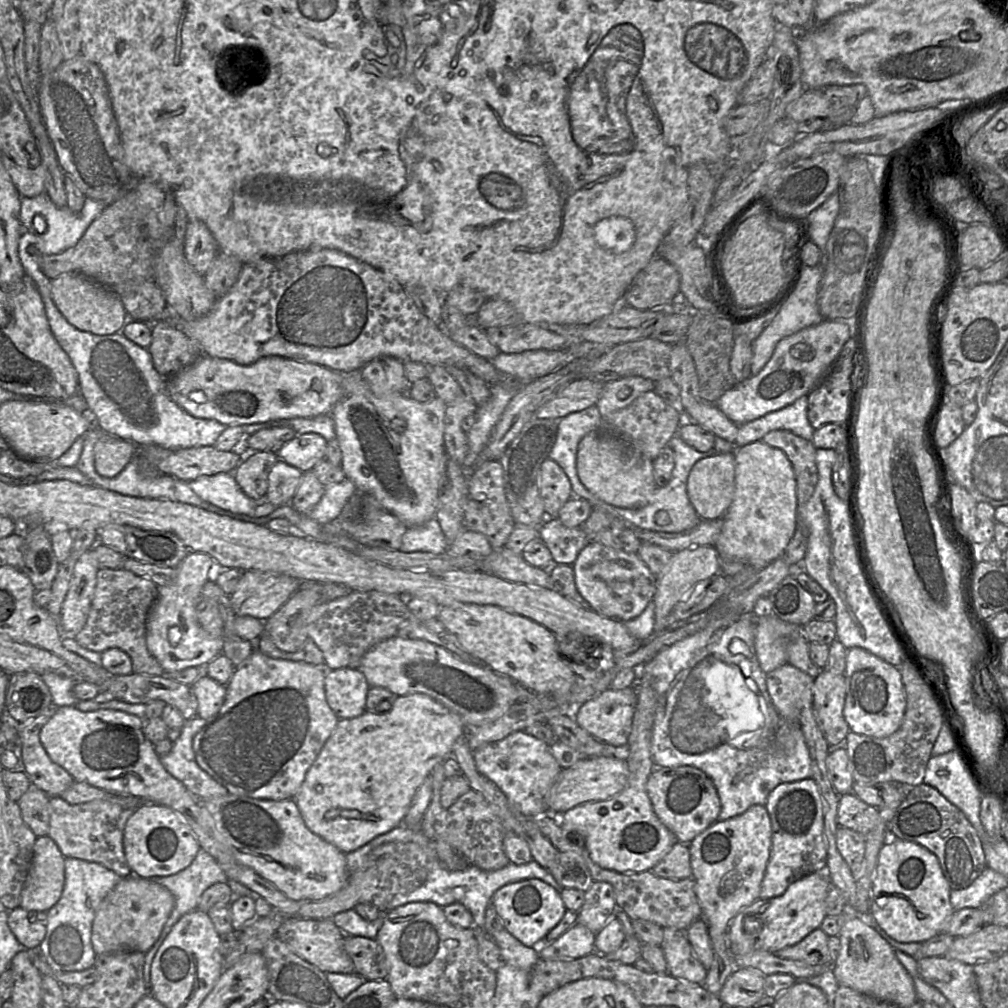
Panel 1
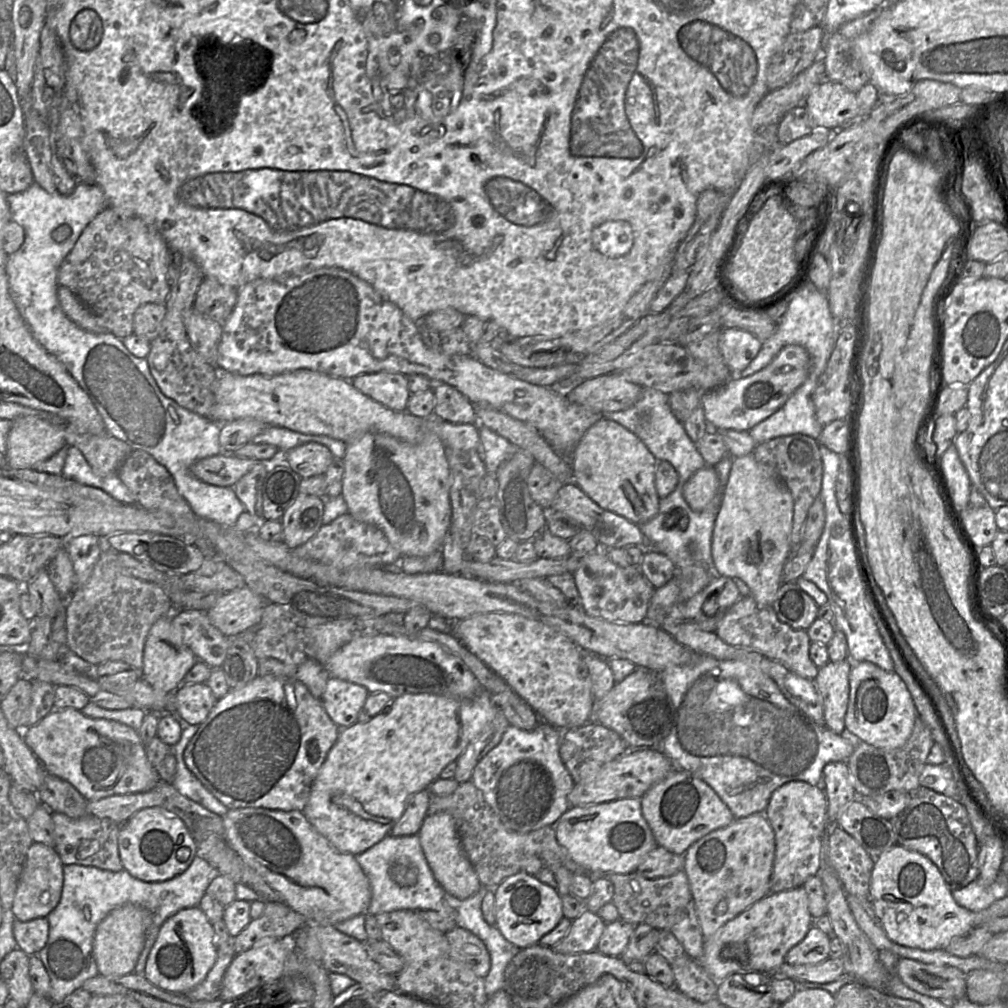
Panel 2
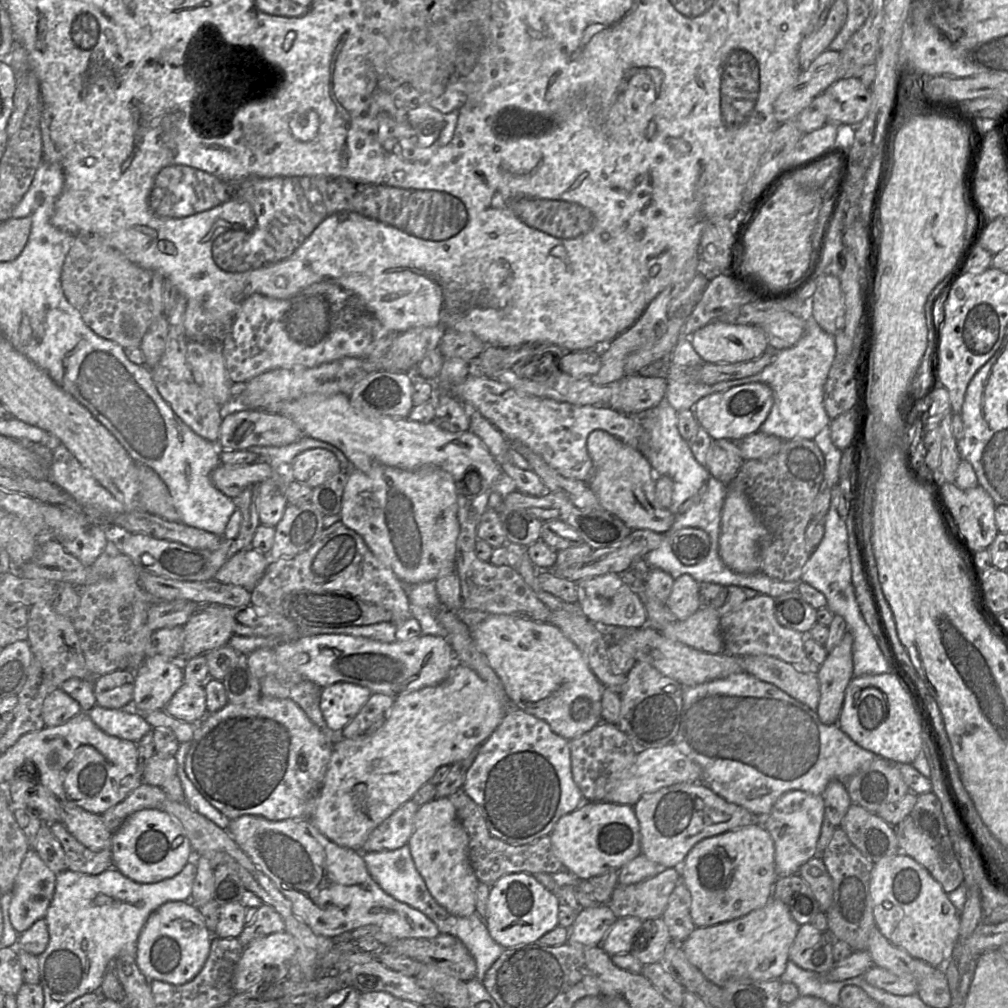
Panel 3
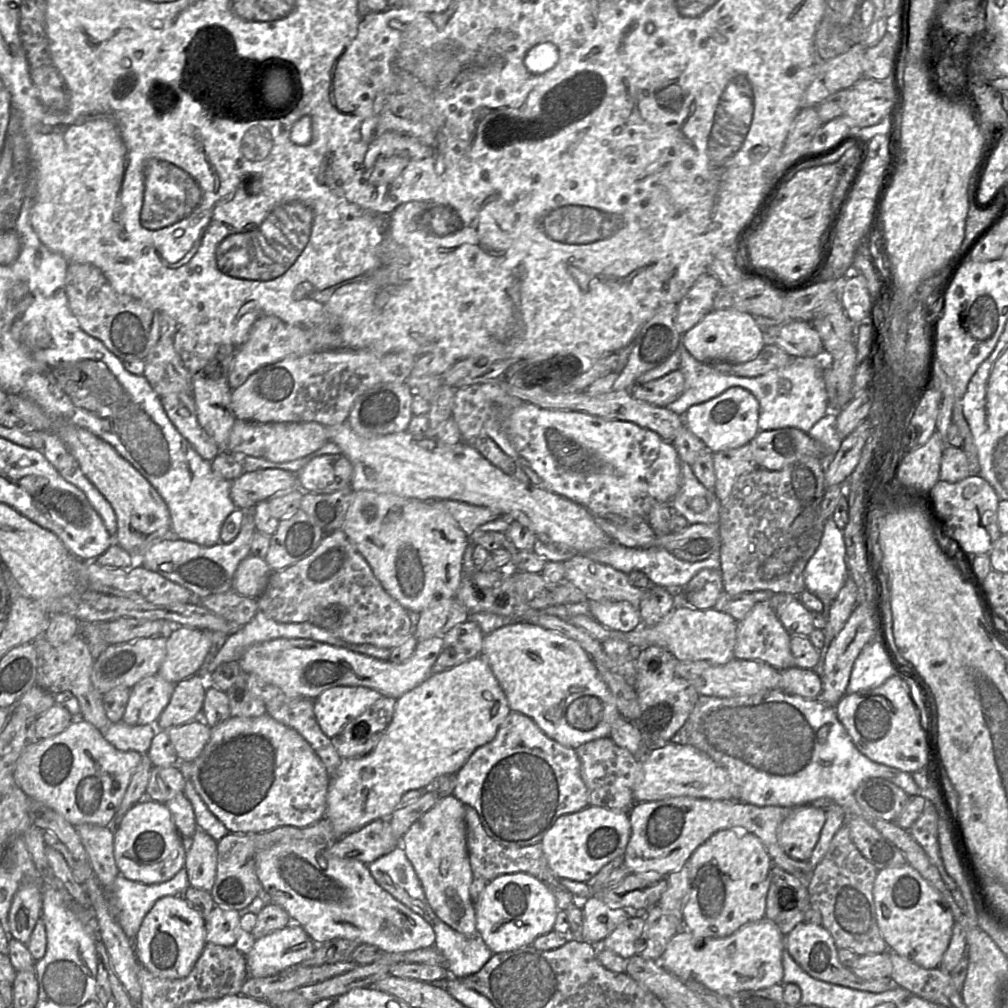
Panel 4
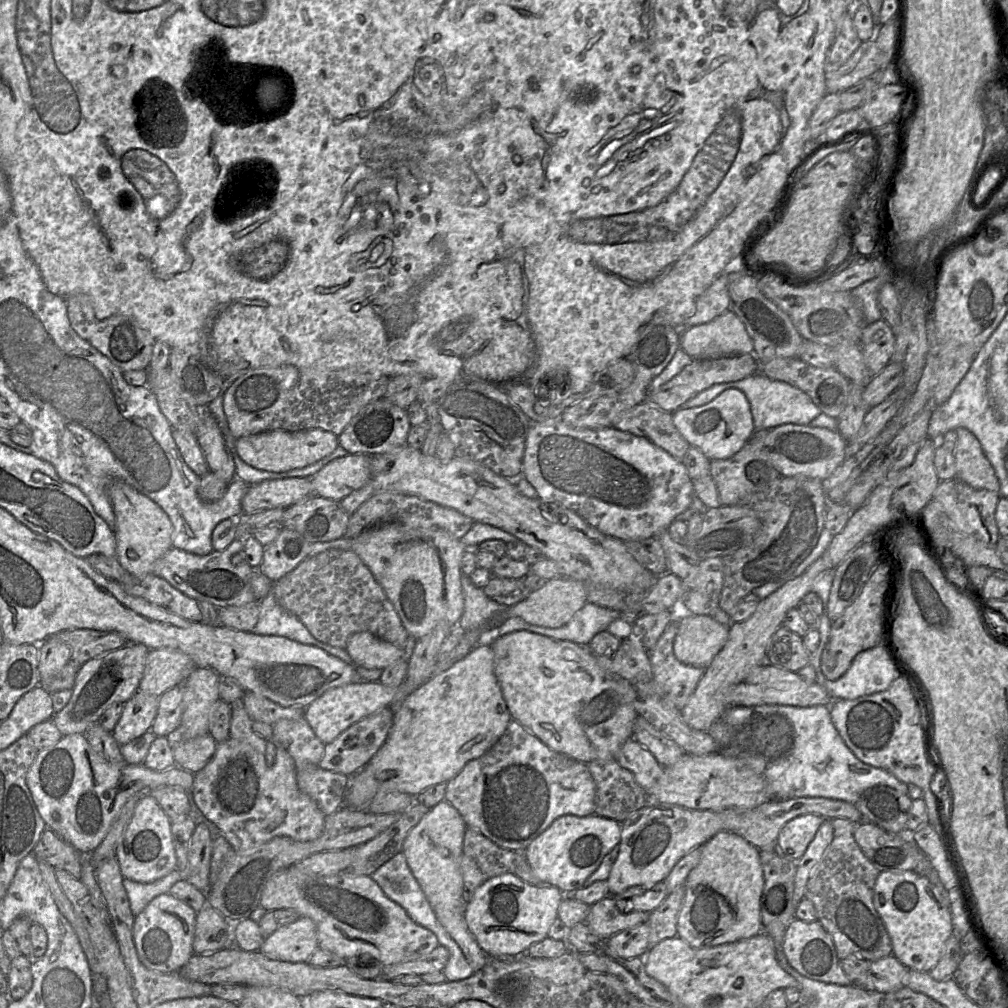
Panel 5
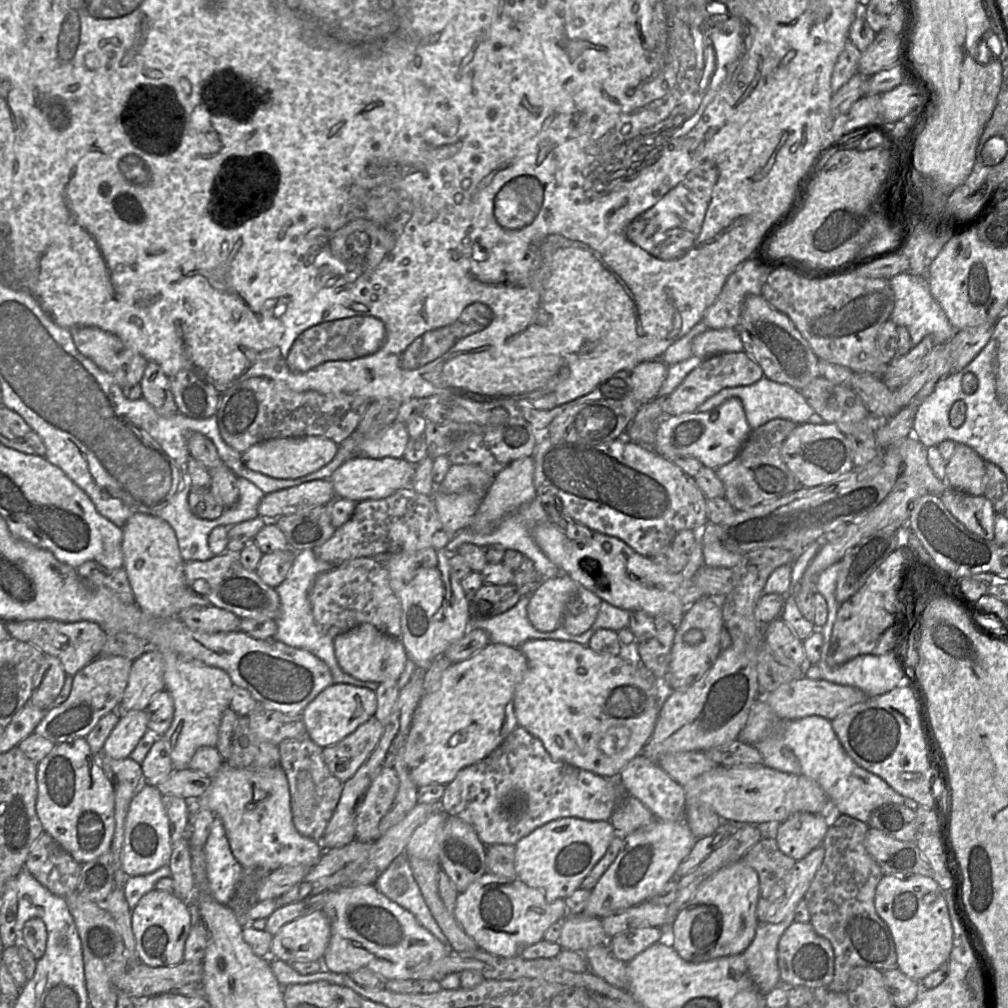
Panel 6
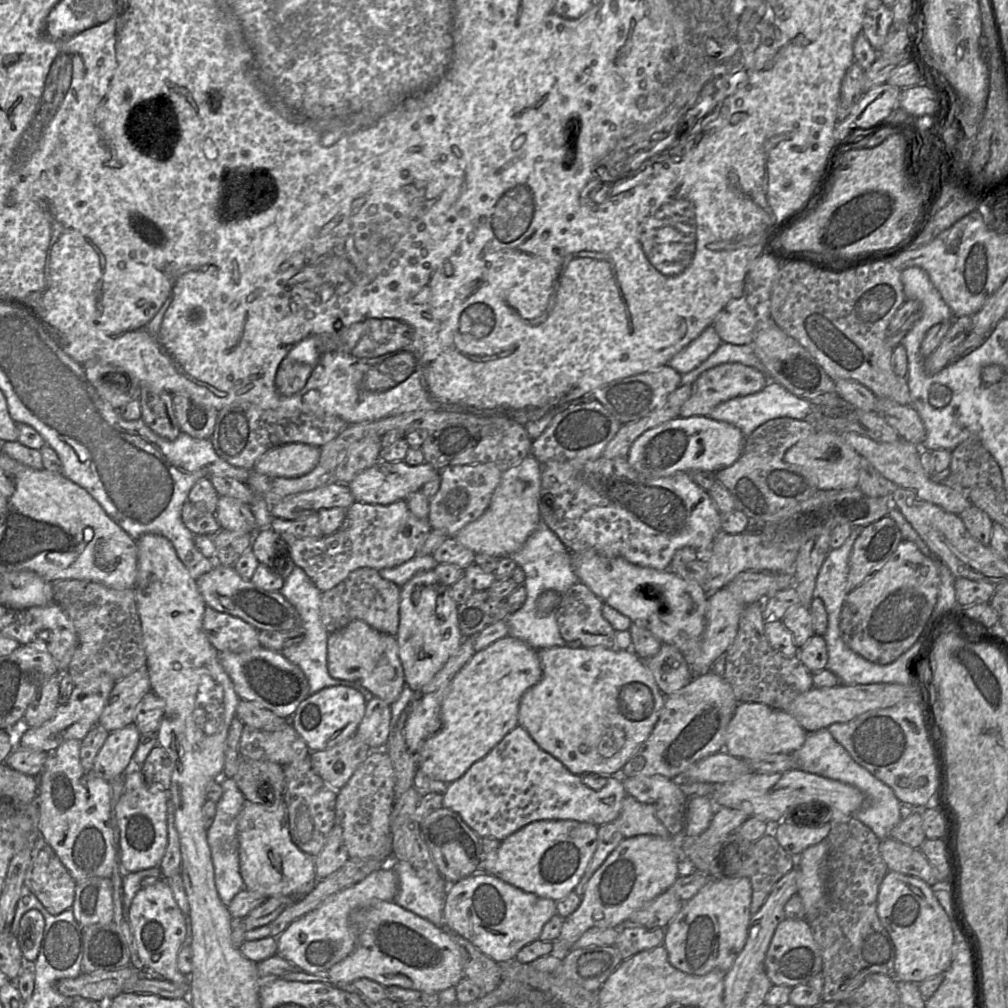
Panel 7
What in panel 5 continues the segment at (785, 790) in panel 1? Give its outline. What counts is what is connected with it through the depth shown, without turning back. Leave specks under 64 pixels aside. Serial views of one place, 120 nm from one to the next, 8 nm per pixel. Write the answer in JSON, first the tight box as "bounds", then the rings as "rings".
{"bounds":[777,814,824,863],"rings":[[[815,814],[798,816],[786,823],[779,832],[777,848],[787,859],[797,863],[824,822]]]}

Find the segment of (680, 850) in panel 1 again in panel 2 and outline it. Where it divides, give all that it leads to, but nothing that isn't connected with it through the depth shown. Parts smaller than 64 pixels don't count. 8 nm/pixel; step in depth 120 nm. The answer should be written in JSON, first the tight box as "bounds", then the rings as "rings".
{"bounds":[635,846,684,879],"rings":[[[657,846],[644,857],[635,872],[644,878],[656,879],[683,871],[684,864],[684,855],[678,855]]]}

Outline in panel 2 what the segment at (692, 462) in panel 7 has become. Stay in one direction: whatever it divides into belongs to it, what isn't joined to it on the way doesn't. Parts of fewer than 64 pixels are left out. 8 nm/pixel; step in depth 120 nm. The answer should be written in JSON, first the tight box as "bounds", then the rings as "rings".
{"bounds":[702,345,810,430],"rings":[[[787,345],[768,366],[755,374],[746,378],[737,378],[737,375],[732,374],[724,385],[702,395],[704,416],[708,425],[715,430],[751,430],[785,404],[806,380],[810,365],[810,357],[805,348]]]}

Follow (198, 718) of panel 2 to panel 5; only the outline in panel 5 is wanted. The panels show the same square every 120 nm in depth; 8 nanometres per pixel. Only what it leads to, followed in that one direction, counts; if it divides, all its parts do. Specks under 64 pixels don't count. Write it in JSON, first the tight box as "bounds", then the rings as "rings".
{"bounds":[150,685,183,737],"rings":[[[182,685],[175,686],[159,697],[158,711],[150,730],[156,736],[167,737],[181,723],[183,712]]]}

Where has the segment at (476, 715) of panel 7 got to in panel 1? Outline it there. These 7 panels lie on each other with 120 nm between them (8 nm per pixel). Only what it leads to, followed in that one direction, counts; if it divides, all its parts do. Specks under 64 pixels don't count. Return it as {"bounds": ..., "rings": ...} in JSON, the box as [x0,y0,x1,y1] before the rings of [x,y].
{"bounds":[293,693,469,854],"rings":[[[423,693],[395,696],[392,704],[384,701],[377,711],[365,711],[355,718],[339,719],[293,798],[304,823],[311,832],[345,854],[402,825],[419,786],[438,763],[452,756],[455,742],[469,728],[459,715]]]}

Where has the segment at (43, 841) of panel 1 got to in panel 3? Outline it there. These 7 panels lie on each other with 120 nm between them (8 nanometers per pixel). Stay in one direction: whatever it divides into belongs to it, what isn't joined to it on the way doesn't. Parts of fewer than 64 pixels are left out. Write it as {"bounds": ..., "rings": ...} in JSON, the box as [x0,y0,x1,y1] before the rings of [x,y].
{"bounds":[9,849,57,934],"rings":[[[34,849],[25,855],[16,877],[9,907],[10,922],[18,934],[29,929],[38,919],[45,918],[52,901],[57,873],[50,870]]]}

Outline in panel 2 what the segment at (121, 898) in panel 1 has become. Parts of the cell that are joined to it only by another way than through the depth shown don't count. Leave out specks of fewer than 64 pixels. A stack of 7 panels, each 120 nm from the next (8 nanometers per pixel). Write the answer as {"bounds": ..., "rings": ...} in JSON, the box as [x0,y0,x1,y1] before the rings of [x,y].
{"bounds":[93,904,151,976],"rings":[[[125,904],[112,910],[97,926],[93,939],[93,957],[98,974],[123,976],[134,973],[137,960],[145,945],[146,931],[151,924],[151,913],[140,906]]]}

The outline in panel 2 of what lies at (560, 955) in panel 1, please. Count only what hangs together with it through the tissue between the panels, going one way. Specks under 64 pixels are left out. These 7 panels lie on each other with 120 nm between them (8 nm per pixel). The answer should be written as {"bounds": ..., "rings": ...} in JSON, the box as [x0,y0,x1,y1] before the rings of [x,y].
{"bounds":[548,910,606,954],"rings":[[[584,910],[579,917],[572,921],[567,935],[553,947],[548,948],[560,954],[579,954],[595,951],[605,926],[606,923],[597,914]]]}

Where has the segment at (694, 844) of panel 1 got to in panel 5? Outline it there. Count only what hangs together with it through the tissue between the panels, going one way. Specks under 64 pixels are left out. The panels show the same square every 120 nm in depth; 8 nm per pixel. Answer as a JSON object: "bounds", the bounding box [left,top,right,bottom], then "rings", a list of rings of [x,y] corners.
{"bounds":[677,831,764,948],"rings":[[[720,831],[702,845],[698,865],[685,881],[677,935],[694,948],[709,948],[749,938],[763,931],[761,895],[764,888],[760,850],[735,832]]]}

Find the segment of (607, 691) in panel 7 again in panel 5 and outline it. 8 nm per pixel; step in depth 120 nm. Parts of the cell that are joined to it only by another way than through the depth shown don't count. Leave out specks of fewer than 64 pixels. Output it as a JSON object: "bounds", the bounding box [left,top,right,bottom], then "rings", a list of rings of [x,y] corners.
{"bounds":[490,630,638,763],"rings":[[[528,630],[507,633],[490,646],[494,652],[494,672],[512,719],[518,721],[550,749],[582,763],[589,763],[616,759],[621,746],[633,737],[638,713],[629,686],[621,678],[606,672],[587,646]]]}

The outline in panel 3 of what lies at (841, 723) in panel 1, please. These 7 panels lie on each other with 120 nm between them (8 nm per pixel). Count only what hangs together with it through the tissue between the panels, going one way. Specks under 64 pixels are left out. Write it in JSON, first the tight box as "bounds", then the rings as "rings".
{"bounds":[816,631,853,725],"rings":[[[846,631],[841,642],[828,653],[816,674],[820,685],[816,712],[820,721],[826,725],[837,724],[846,688],[853,678],[853,641],[851,632]]]}

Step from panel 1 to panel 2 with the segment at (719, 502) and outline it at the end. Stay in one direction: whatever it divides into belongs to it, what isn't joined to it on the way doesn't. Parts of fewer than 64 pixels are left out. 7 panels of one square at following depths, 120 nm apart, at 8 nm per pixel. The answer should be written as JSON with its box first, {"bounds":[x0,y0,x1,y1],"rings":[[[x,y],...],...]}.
{"bounds":[683,465,719,512],"rings":[[[706,465],[696,471],[683,486],[683,497],[695,512],[701,512],[719,491],[714,467]]]}

